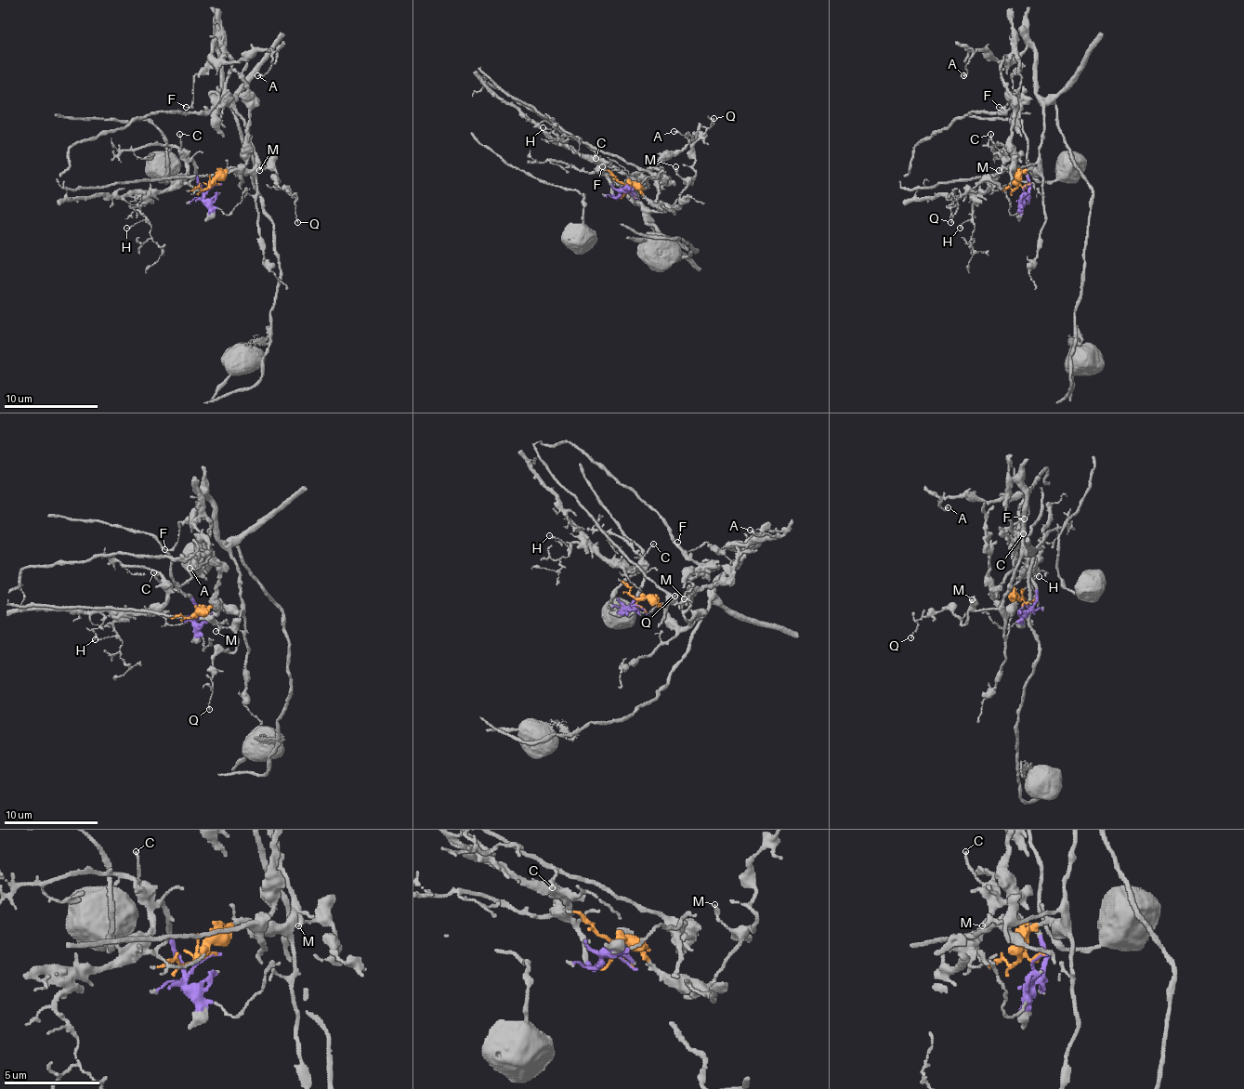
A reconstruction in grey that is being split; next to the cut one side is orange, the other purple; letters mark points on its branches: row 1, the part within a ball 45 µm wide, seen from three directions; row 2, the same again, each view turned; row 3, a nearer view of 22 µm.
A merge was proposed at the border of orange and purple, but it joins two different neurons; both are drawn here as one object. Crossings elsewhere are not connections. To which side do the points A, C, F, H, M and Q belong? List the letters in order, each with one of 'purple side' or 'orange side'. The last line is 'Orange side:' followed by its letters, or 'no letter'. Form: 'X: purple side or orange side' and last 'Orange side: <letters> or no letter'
A: orange side
C: purple side
F: orange side
H: purple side
M: orange side
Q: orange side
Orange side: A, F, M, Q

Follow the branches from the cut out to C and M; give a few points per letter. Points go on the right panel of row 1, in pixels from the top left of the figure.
C: (1025, 188), (1027, 192), (1027, 180), (1000, 150), (990, 134)
M: (1025, 188), (1020, 185), (1018, 178), (1037, 166), (1000, 171)

